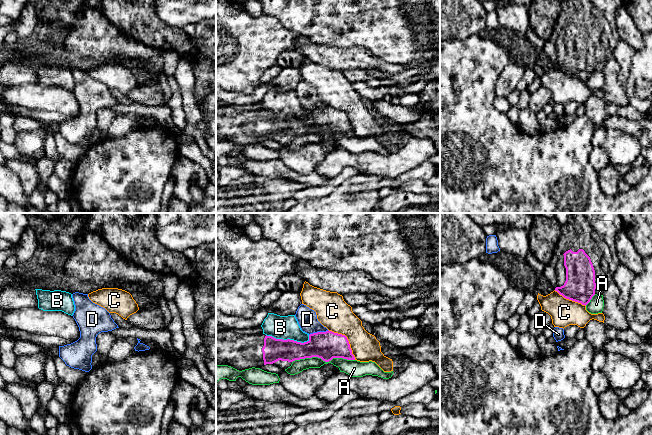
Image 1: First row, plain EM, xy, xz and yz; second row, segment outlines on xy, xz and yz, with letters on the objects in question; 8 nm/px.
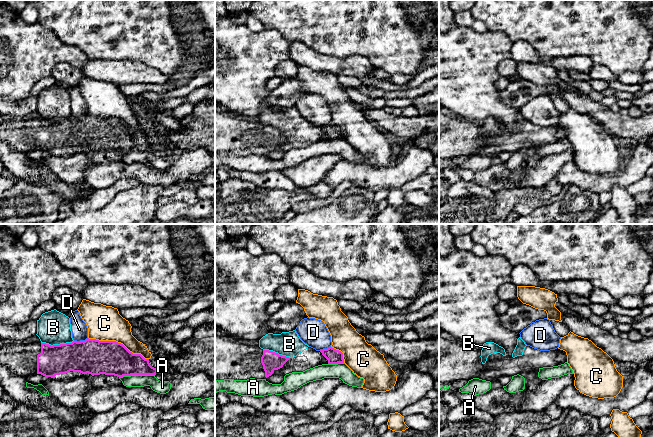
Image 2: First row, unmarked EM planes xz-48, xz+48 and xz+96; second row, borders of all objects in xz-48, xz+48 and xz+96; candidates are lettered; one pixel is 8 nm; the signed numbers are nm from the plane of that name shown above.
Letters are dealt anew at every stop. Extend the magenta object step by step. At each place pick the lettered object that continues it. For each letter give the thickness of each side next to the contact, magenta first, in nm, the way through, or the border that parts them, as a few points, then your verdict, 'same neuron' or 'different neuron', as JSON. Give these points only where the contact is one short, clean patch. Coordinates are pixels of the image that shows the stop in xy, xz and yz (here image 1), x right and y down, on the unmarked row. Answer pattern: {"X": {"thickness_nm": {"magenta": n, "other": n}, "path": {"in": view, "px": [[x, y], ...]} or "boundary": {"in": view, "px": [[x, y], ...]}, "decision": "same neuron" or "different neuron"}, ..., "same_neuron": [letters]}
{"A": {"thickness_nm": {"magenta": 220, "other": 140}, "decision": "different neuron"}, "B": {"thickness_nm": {"magenta": 180, "other": 190}, "boundary": {"in": "xz", "px": [[266, 110], [276, 114], [293, 115], [301, 118], [309, 116]]}, "decision": "different neuron"}, "C": {"thickness_nm": {"magenta": 220, "other": 260}, "decision": "different neuron"}, "D": {"thickness_nm": {"magenta": 220, "other": 160}, "boundary": {"in": "xz", "px": [[328, 106], [313, 108], [309, 111]]}, "decision": "different neuron"}, "same_neuron": []}

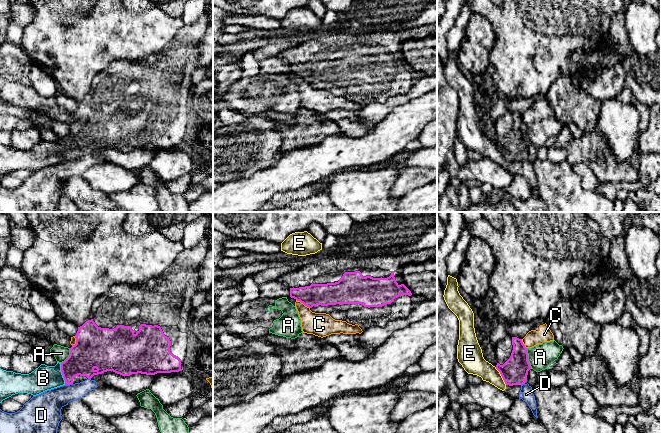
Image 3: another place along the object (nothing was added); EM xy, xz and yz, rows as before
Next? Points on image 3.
{"A": {"thickness_nm": {"magenta": 220, "other": 200}, "boundary": {"in": "yz", "px": [[526, 124], [531, 144]]}, "decision": "different neuron"}, "B": {"thickness_nm": {"magenta": 240, "other": 200}, "path": {"in": "xy", "px": [[86, 130], [62, 150], [43, 154]]}, "decision": "same neuron"}, "C": {"thickness_nm": {"magenta": 180, "other": 190}, "boundary": {"in": "xz", "px": [[296, 75], [309, 84]]}, "decision": "different neuron"}, "D": {"thickness_nm": {"magenta": 240, "other": 220}, "boundary": {"in": "xy", "px": [[72, 159], [65, 161]]}, "decision": "different neuron"}, "E": {"thickness_nm": {"magenta": 220, "other": 190}, "boundary": {"in": "yz", "px": [[495, 143], [506, 160]]}, "decision": "different neuron"}, "same_neuron": ["B"]}

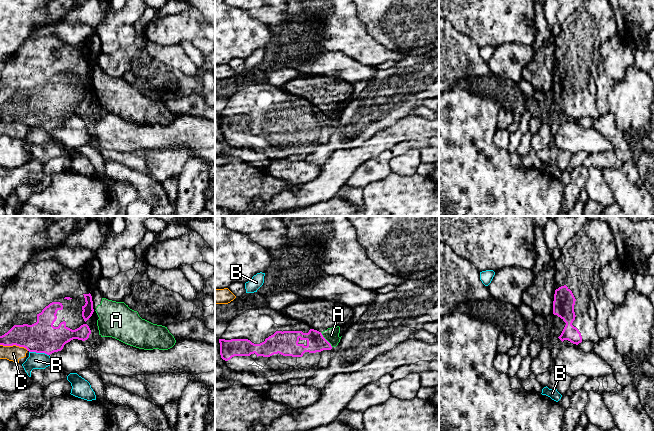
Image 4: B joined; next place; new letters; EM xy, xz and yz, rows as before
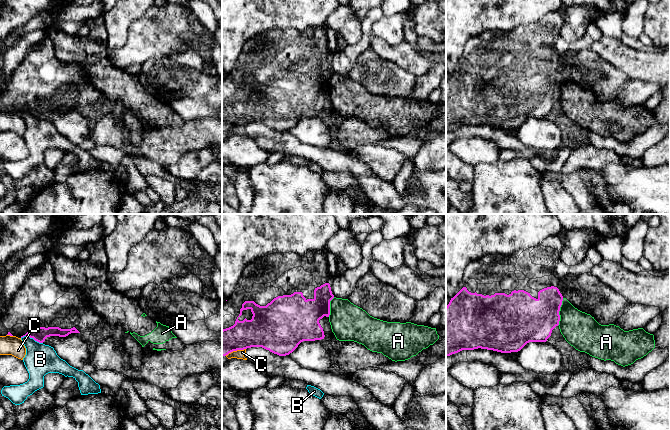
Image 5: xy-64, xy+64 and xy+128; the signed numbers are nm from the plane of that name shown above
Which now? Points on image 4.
{"A": {"thickness_nm": {"magenta": 150, "other": 110}, "boundary": {"in": "xz", "px": [[320, 108], [332, 122]]}, "decision": "different neuron"}, "B": {"thickness_nm": {"magenta": 260, "other": 130}, "boundary": {"in": "xy", "px": [[29, 127], [48, 131]]}, "decision": "different neuron"}, "C": {"thickness_nm": {"magenta": 260, "other": 130}, "boundary": {"in": "xy", "px": [[0, 120], [23, 122], [28, 126]]}, "decision": "different neuron"}, "same_neuron": []}

